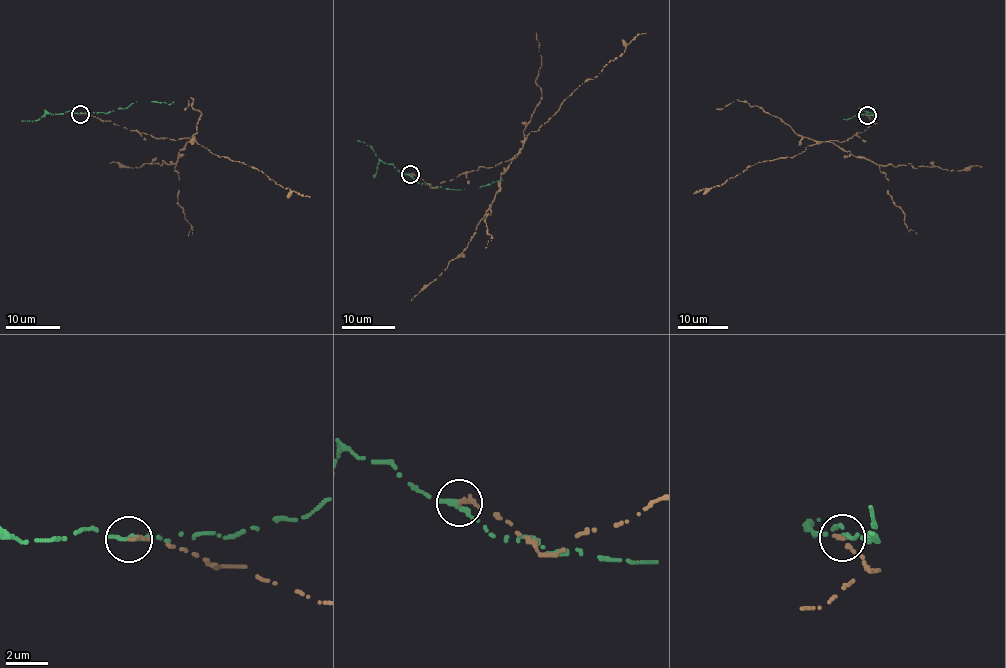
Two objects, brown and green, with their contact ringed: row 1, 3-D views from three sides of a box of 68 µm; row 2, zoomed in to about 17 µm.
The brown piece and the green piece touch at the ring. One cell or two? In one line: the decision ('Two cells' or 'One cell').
Two cells

